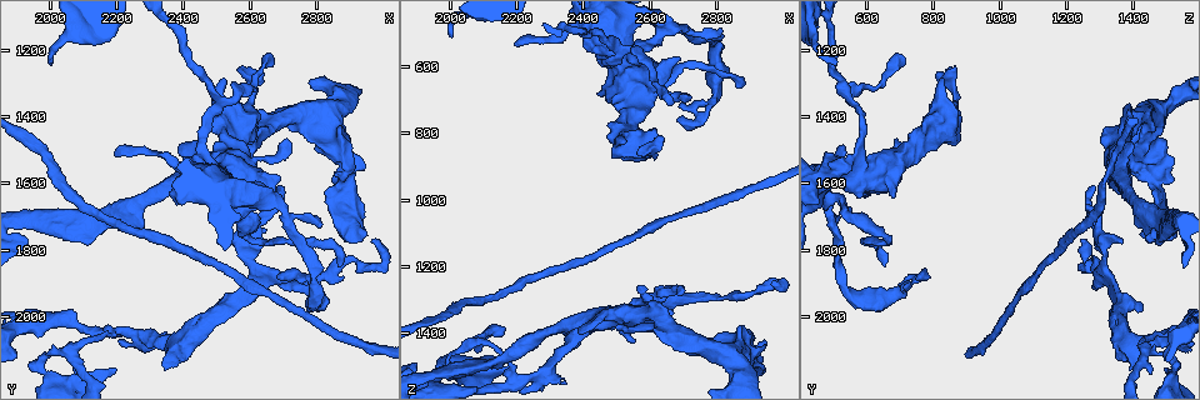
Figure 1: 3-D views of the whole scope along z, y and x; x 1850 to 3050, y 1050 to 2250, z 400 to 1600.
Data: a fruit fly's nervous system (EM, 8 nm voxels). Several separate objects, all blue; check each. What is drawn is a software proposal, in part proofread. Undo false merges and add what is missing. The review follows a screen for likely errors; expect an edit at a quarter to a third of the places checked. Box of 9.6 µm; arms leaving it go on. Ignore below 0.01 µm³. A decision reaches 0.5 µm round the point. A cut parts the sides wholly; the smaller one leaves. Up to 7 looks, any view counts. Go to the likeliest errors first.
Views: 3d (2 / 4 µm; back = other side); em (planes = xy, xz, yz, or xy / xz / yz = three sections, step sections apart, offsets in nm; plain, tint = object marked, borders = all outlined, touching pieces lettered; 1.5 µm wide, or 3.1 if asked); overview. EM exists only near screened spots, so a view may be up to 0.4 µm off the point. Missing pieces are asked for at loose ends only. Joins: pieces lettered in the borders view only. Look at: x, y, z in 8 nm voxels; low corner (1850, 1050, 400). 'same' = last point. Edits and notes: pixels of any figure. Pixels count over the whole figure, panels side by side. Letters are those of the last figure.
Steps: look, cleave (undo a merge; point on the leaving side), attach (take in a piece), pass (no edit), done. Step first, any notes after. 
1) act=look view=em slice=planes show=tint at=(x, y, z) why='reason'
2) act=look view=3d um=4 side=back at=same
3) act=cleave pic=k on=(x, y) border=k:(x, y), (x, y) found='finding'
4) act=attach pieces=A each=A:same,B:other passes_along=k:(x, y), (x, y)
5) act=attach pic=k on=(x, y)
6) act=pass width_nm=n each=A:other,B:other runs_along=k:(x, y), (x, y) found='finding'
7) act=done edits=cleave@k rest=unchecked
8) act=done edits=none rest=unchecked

act=look view=em slice=xy step=4 show=tint at=(2010, 1250, 510) why='an open end'

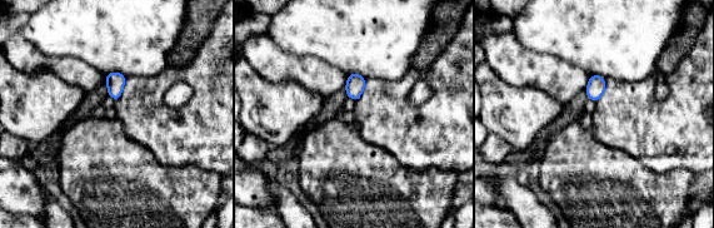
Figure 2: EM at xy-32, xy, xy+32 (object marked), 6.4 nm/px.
act=look view=em slice=planes show=tint at=same why='another direction'

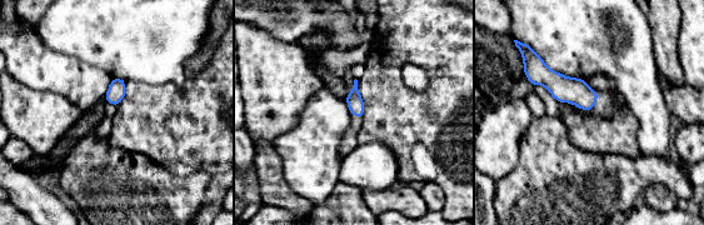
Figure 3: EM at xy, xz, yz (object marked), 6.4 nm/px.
act=look view=em slice=planes show=borders at=same why='see the neighbours'

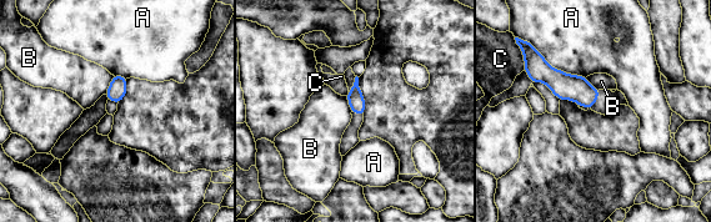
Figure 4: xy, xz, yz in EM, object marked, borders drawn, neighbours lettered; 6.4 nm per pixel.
act=pass each=A:other,B:other,C:other found='no lettered piece goes on from it'

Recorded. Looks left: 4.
act=look view=em slice=planes show=borders at=(2550, 1960, 1430) why='stops while still wide'

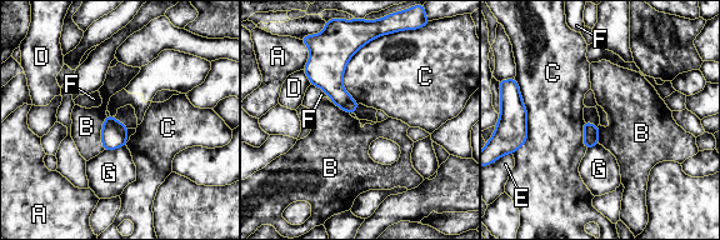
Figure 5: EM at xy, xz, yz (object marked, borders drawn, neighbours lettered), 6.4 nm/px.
act=pass each=A:other,B:other,C:other,D:other,E:other,F:other,G:other border=5:(106, 115), (101, 130), (103, 149) found='no lettered piece goes on from it'

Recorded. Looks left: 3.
act=look view=3d um=4 at=(1990, 2170, 1530) why='calibre changes'

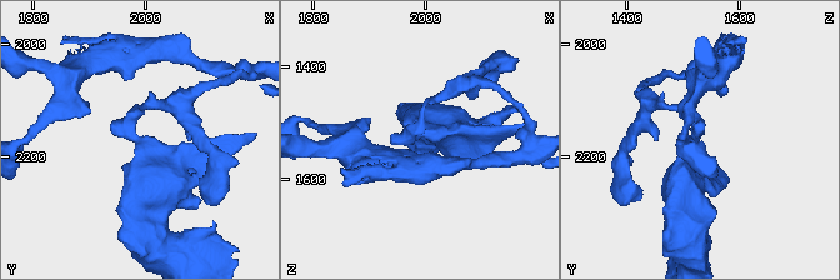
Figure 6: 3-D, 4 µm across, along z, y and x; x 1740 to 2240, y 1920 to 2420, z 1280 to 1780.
act=look view=em slice=xz step=4 show=tint at=(1980, 2175, 1515)

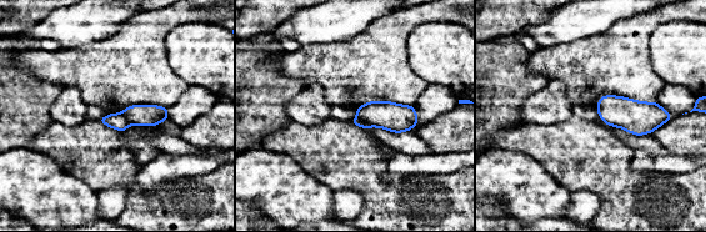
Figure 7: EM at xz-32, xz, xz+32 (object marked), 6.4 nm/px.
act=look view=em slice=planes show=borders at=same why='cut it another way'

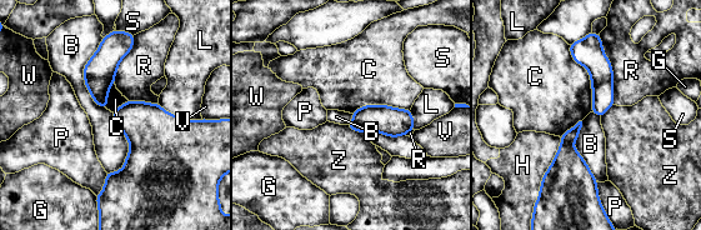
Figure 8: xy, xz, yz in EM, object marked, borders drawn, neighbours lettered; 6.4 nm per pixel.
act=cleave pic=8 on=(352, 125) each=B:other,C:other,G:other,H:other,L:other,P:other,R:other,S:other,V:other,W:other,Z:other border=8:(354, 120), (364, 131) found='two cells meet here'

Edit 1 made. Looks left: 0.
act=done edits=cleave@8 rest=unchecked

